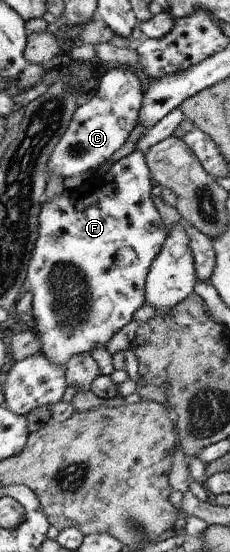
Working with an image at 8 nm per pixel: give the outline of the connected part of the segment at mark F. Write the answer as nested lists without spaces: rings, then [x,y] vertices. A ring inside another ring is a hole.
[[[133,150],[127,156],[124,156],[112,163],[110,168],[102,175],[89,176],[78,187],[73,189],[64,189],[61,195],[51,197],[41,203],[39,213],[37,213],[37,239],[34,241],[34,247],[31,251],[31,257],[25,269],[25,279],[23,279],[23,291],[31,293],[30,311],[32,314],[32,324],[29,326],[37,335],[39,341],[39,353],[45,359],[49,359],[53,365],[61,365],[69,361],[71,355],[79,355],[79,353],[89,353],[93,347],[106,347],[111,335],[119,331],[133,316],[133,313],[144,304],[144,283],[150,263],[155,259],[157,253],[165,241],[166,230],[159,218],[159,213],[153,206],[151,201],[151,193],[153,190],[149,184],[149,170],[144,160],[144,153]],[[119,249],[131,249],[135,252],[135,261],[129,265],[117,265],[117,251]]]

